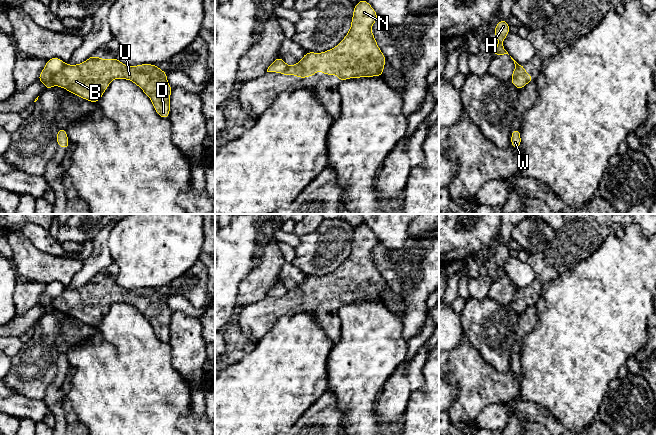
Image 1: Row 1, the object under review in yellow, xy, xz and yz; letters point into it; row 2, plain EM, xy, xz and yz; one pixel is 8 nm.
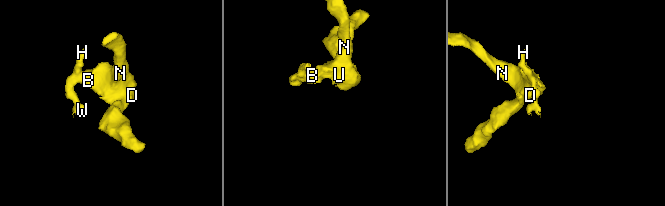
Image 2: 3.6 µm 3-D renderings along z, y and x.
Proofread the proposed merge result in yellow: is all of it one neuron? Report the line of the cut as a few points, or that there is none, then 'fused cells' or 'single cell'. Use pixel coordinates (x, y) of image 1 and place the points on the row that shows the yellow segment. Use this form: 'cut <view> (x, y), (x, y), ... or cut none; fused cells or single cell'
cut xy (65, 64), (52, 76), (51, 81), (53, 84); fused cells

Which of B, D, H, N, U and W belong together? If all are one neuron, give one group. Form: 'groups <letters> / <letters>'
groups B D N U / H W

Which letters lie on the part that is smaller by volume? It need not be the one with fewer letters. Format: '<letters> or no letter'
H, W

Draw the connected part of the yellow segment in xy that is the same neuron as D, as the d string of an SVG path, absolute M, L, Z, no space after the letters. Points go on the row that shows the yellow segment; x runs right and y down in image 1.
M90 56L77 65L66 63L63 69L51 78L54 85L92 103L97 103L102 98L114 79L134 82L150 98L156 113L161 118L168 119L173 88L168 83L167 72L154 64L127 66L116 57L102 59Z

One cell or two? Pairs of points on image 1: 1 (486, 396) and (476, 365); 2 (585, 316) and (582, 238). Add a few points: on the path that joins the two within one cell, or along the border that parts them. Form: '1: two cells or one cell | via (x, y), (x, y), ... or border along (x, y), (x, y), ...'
1: one cell | via (483, 388), (476, 380), (476, 373)
2: two cells | border along (601, 245), (563, 273)

